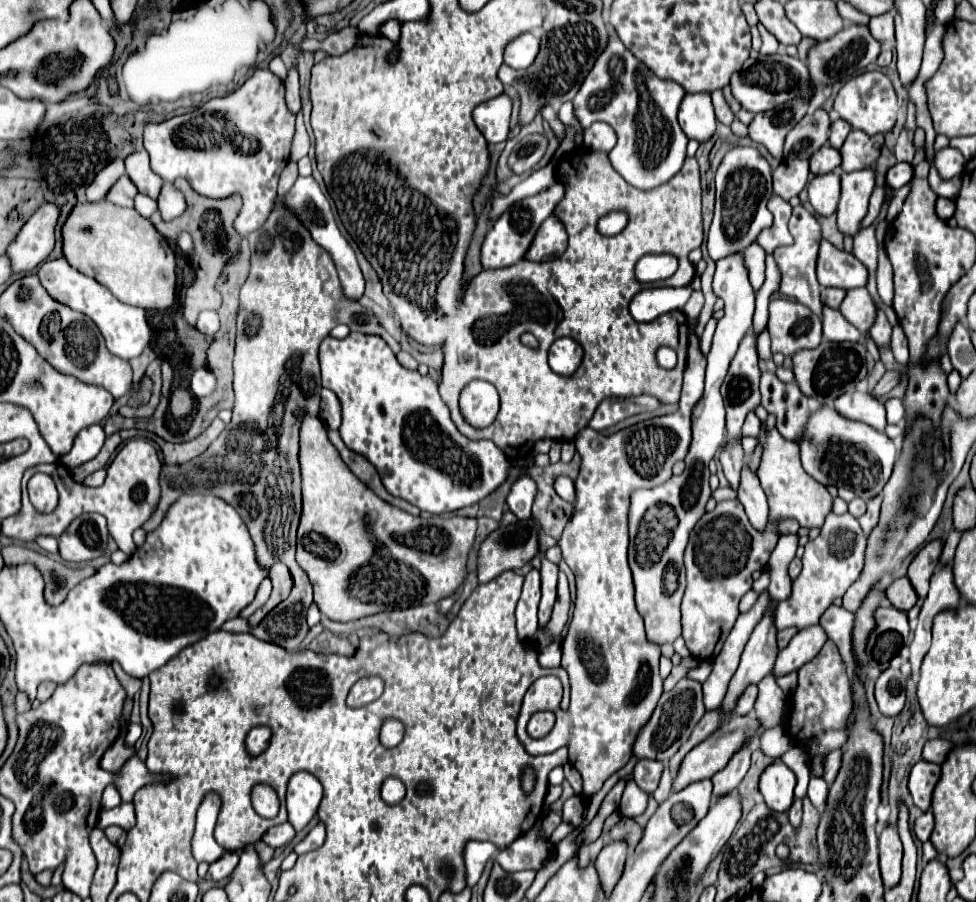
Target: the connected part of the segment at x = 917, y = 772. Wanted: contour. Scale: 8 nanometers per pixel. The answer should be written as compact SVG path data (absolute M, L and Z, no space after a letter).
M918 761L912 767L910 781L908 781L908 791L910 791L912 799L914 799L914 805L920 811L928 811L930 799L932 799L932 791L936 787L938 779L940 779L940 765L936 765L936 763Z

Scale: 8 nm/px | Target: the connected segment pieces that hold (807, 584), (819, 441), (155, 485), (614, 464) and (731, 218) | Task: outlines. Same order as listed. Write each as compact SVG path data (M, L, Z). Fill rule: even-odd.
M830 513L820 529L820 535L806 545L802 557L802 573L792 581L792 595L786 601L780 601L774 611L776 629L796 627L804 629L808 625L816 625L820 615L832 605L836 597L844 597L846 589L856 581L864 565L864 549L866 535L860 529L860 523L850 515Z
M830 405L818 407L812 417L808 417L804 441L798 441L798 445L802 467L812 479L820 481L824 487L834 485L838 489L852 489L862 499L872 499L882 491L898 455L896 445L884 433L864 425L862 421L840 417L840 413Z
M130 439L124 443L124 447L118 451L118 455L114 457L114 461L108 465L106 469L106 481L102 487L90 489L84 487L76 481L72 481L70 471L60 465L60 463L50 463L50 465L36 465L30 467L24 473L22 479L22 509L16 517L6 517L2 521L2 533L14 539L24 539L24 541L34 541L38 535L52 535L58 537L66 527L68 521L72 521L74 517L82 515L82 513L100 513L106 517L108 521L108 531L112 533L112 539L116 541L116 545L120 547L120 551L124 551L126 555L130 555L136 545L132 541L132 531L138 529L156 509L158 499L160 499L160 459L156 449L150 445L150 441L146 439ZM34 473L46 473L54 479L56 489L58 489L58 505L52 513L38 513L32 503L28 501L28 491L26 491L26 483Z
M692 333L692 335L690 335L690 339L688 339L688 359L686 359L686 367L685 367L685 370L684 370L684 387L682 387L682 397L680 397L680 405L678 405L678 411L674 411L674 413L670 413L670 415L662 415L662 417L656 417L656 419L648 419L648 421L642 421L642 423L636 423L636 425L632 425L632 427L626 427L626 429L622 429L622 431L618 431L618 433L614 433L614 435L608 435L608 437L604 437L604 435L600 435L600 433L598 433L598 431L594 431L594 429L590 429L590 427L586 427L586 429L582 429L582 431L580 431L580 433L578 433L578 435L576 435L576 439L574 439L574 443L576 443L576 449L578 449L578 453L580 453L580 457L582 457L582 463L580 463L580 473L578 473L578 477L580 477L580 479L576 479L576 481L574 481L574 483L576 483L576 503L574 503L574 515L572 515L572 519L570 519L570 523L568 523L568 525L566 525L566 529L564 529L564 533L562 533L562 539L560 539L560 547L562 547L562 557L564 557L564 561L566 561L566 563L568 563L568 567L570 567L570 569L572 569L572 571L574 571L574 575L576 575L576 603L574 603L574 613L572 613L572 621L570 621L570 625L568 625L568 631L566 631L566 635L564 635L564 639L562 639L562 667L564 667L564 669L566 669L566 671L568 671L568 677L570 677L570 707L568 707L568 711L564 711L564 713L562 713L562 711L560 711L560 699L562 699L562 683L560 683L560 679L558 679L558 677L540 677L540 679L536 679L536 681L534 681L534 683L532 683L532 685L530 685L530 689L528 689L528 691L526 691L526 695L524 695L524 701L522 701L522 705L521 705L521 709L520 709L520 712L519 712L519 716L518 716L518 719L517 719L517 727L516 727L516 733L517 733L517 736L518 736L518 737L520 737L520 741L522 741L522 743L524 743L524 747L526 747L526 751L528 751L528 753L530 753L530 755L546 755L546 753L552 753L552 751L556 751L556 749L560 749L560 747L568 747L568 759L570 759L570 765L574 765L574 767L576 767L576 769L578 769L578 771L580 771L580 775L582 775L582 781L584 781L584 795L586 795L586 797L592 797L592 795L594 795L594 793L596 793L596 791L600 791L600 789L602 789L602 785L604 785L604 781L606 781L606 779L608 779L608 777L610 777L610 775L614 775L614 773L616 773L616 771L620 771L620 769L622 769L622 767L624 767L624 765L626 765L626 763L628 763L628 761L630 761L630 757L632 757L632 743L634 743L634 739L636 739L636 735L638 735L638 731L640 731L640 727L644 727L644 725L646 725L646 723L644 723L644 721L648 721L648 719L650 719L650 715L652 715L652 711L654 711L654 707L656 707L656 703L658 703L658 699L660 699L660 695L662 695L662 677L660 677L660 673L658 673L658 659L660 659L660 647L658 647L658 645L656 645L656 643L652 643L652 641L648 641L648 639L646 639L646 633L644 633L644 623L642 623L642 617L640 617L640 613L638 613L638 611L636 611L636 605L634 605L634 585L632 585L632 573L630 573L630 567L628 567L628 561L626 561L626 551L628 551L628 503L630 503L630 493L632 493L632 489L640 489L640 487L656 487L656 485L660 485L660 483L662 483L662 481L666 481L666 479L668 479L668 477L672 477L672 465L674 465L674 463L676 463L676 461L682 461L682 459L684 459L684 457L686 457L686 453L688 453L688 447L690 447L690 433L692 433L692 431L690 431L690 413L692 413L692 407L694 407L694 405L696 405L696 401L698 401L698 399L700 399L700 397L702 397L702 395L703 395L703 391L704 391L704 378L705 378L705 370L706 370L706 357L704 357L704 355L702 355L702 353L700 353L700 349L698 349L698 337L696 337L696 335L694 335L694 333ZM536 711L554 711L554 713L556 713L556 717L558 717L558 713L562 713L562 719L556 719L556 725L554 725L554 729L552 729L552 731L550 731L550 733L548 733L548 735L546 735L546 737L542 737L542 739L532 739L532 737L530 737L530 735L528 735L528 733L526 733L526 723L528 723L528 719L530 719L530 718L531 718L531 717L532 717L532 715L534 715L534 713L536 713Z
M734 147L716 171L716 209L708 231L706 247L712 261L744 251L762 229L772 227L772 213L766 209L772 197L772 171L768 161L754 147Z

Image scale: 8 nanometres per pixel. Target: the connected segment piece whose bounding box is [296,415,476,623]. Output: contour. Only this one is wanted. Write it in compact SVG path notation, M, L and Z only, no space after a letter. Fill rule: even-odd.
M312 415L304 417L304 421L300 425L300 473L302 473L302 517L300 517L300 527L298 527L296 563L308 575L308 579L312 583L312 589L314 589L314 603L318 605L322 615L326 615L332 621L346 623L346 621L354 621L354 619L360 619L360 617L366 617L366 615L380 613L380 611L406 609L406 607L424 605L424 603L438 603L442 597L452 595L458 589L458 585L462 585L462 581L466 577L468 551L472 549L472 543L474 543L474 537L476 537L476 519L470 519L470 517L430 517L430 519L422 519L422 517L412 517L410 513L388 505L386 501L376 497L362 481L358 481L352 475L352 471L348 471L348 467L340 459L338 451L328 441L324 423L318 417L312 417Z

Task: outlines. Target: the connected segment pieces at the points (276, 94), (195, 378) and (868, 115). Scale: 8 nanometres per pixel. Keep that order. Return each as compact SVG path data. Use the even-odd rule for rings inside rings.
M256 69L234 93L210 99L192 113L172 117L162 123L144 127L144 149L150 155L150 167L164 181L184 177L190 187L210 199L224 199L238 193L242 207L238 211L234 229L246 237L260 229L272 211L276 199L276 185L282 169L288 163L290 143L294 137L294 115L284 101L284 83L270 69ZM212 113L220 113L226 123L226 133L240 135L244 143L238 147L232 141L222 141L212 147Z
M196 369L192 373L192 379L190 379L190 391L192 395L196 397L202 397L202 395L208 395L216 389L216 379L212 373L208 373L208 369Z
M870 71L858 77L852 77L836 95L834 111L840 115L840 119L850 123L852 129L860 129L870 135L878 135L878 133L886 135L894 129L896 117L898 117L898 103L896 103L894 87L890 79L880 71Z

